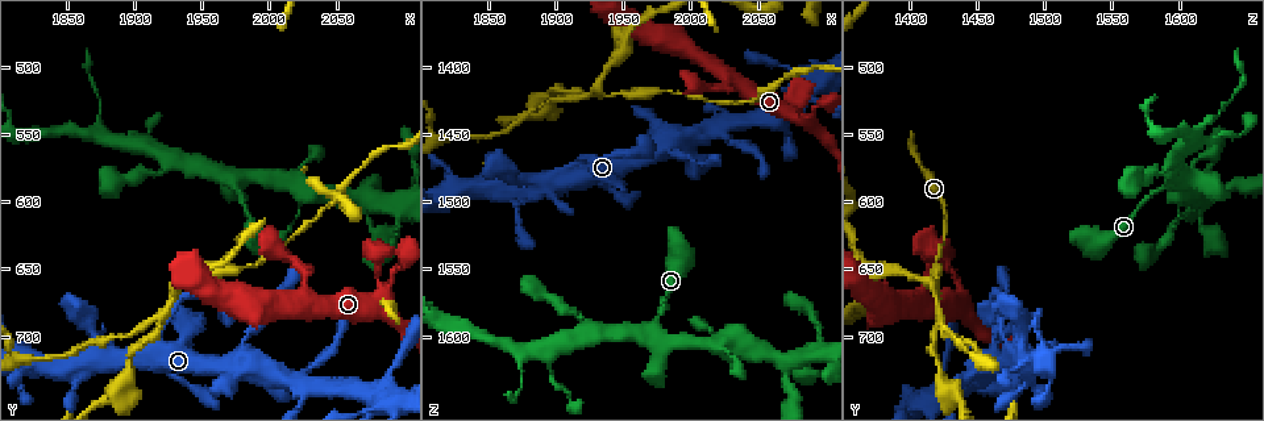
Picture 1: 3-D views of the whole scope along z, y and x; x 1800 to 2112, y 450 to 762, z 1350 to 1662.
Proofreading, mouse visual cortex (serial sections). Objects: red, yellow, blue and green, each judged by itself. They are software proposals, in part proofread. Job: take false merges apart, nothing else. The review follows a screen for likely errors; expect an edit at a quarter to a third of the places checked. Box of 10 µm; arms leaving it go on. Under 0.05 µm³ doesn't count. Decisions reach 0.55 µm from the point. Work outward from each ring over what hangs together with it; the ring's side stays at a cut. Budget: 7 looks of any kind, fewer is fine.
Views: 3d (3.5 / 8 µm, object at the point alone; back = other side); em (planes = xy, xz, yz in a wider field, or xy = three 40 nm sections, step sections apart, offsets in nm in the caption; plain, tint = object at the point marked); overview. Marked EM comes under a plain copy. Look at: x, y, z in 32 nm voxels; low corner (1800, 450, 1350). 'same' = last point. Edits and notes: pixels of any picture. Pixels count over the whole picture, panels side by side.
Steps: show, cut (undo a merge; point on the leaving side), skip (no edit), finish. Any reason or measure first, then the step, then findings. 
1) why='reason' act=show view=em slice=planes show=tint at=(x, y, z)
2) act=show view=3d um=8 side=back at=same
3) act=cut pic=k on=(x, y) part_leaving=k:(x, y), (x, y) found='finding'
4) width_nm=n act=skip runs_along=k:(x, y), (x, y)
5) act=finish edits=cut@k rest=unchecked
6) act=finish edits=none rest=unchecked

why='arms part here' act=show view=3d um=8 at=(1920, 686, 1424)

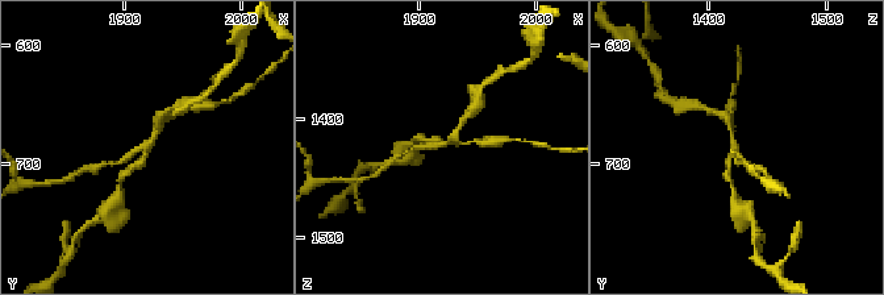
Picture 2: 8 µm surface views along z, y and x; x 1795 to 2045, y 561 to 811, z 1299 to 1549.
act=show view=3d um=3.5 at=same

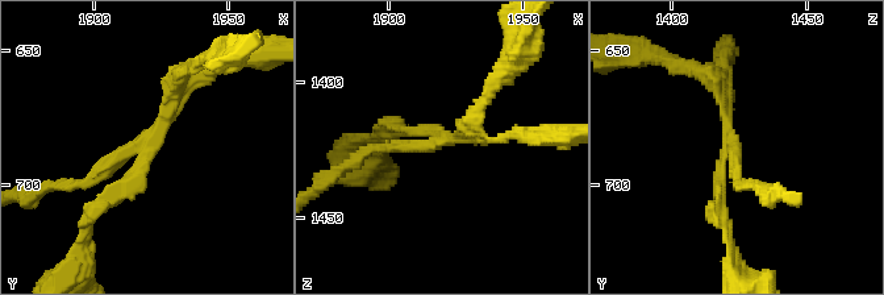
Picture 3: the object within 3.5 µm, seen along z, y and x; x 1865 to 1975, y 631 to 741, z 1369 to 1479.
arms=3 arm_widths_nm=150,150,150 act=show view=em slice=xy step=5 show=tint at=(1920, 684, 1423)

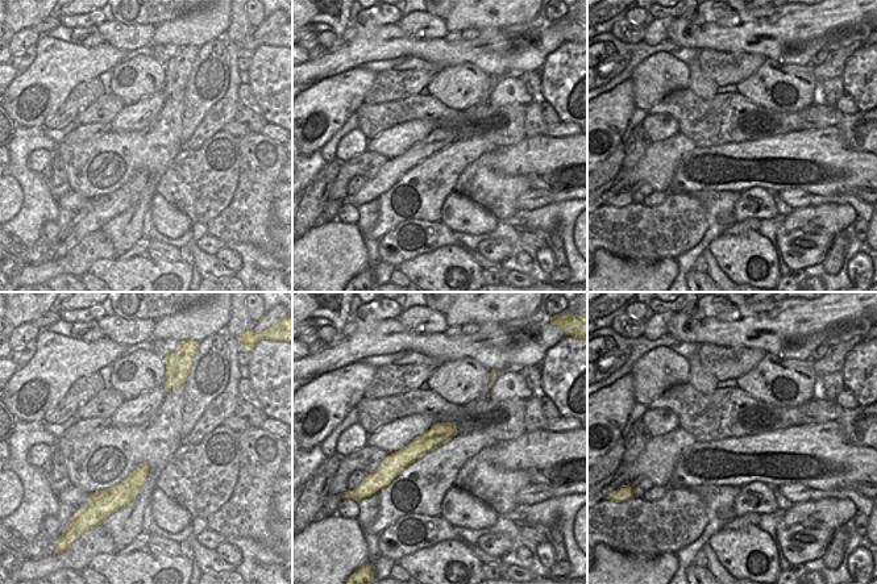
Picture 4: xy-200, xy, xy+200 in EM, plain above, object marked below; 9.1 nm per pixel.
act=cut pic=3 on=(488, 92) part_leaving=3:(480, 134), (424, 131) found='two cells meet here'

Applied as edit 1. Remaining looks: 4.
why='four arms meet' act=show view=3d um=3.5 at=(2022, 734, 1448)

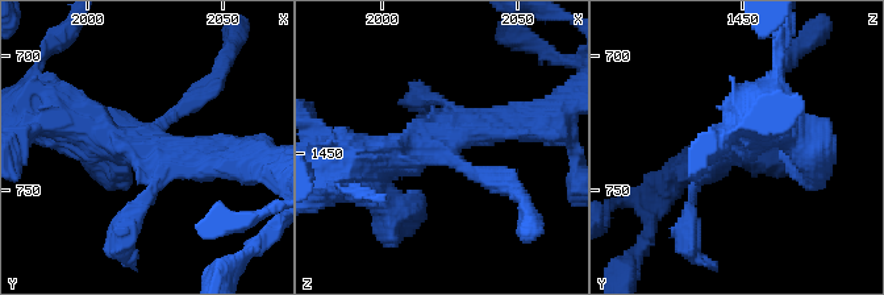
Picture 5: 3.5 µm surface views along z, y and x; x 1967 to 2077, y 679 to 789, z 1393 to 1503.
arms=4 arm_widths_nm=150,150,300,500 why='need the tissue' act=show view=em slice=xy step=5 show=tint at=(2021, 734, 1446)

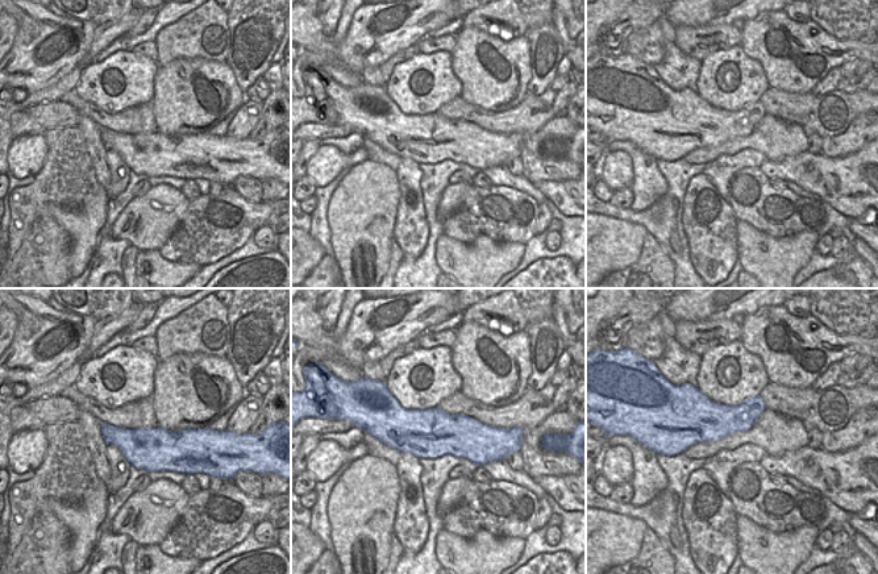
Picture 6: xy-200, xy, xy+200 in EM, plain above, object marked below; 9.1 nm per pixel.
width_nm=460 act=skip runs_along=5:(69, 120), (172, 160), (229, 160) found='all the same cell'

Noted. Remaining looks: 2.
why='looks like a crossing' act=show view=3d um=8 at=(2078, 600, 1616)

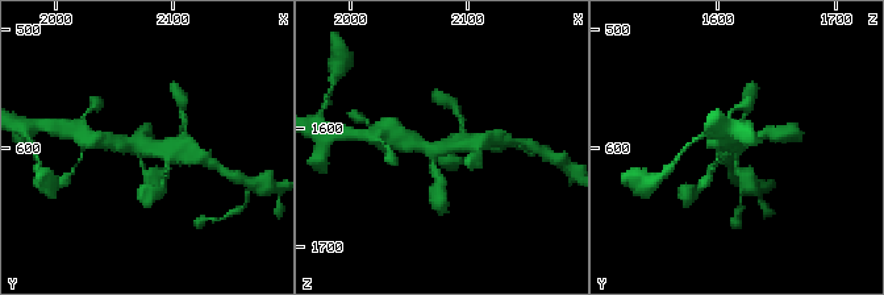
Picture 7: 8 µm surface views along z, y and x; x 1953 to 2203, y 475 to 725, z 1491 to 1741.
act=show view=em slice=xy step=5 show=tint at=same

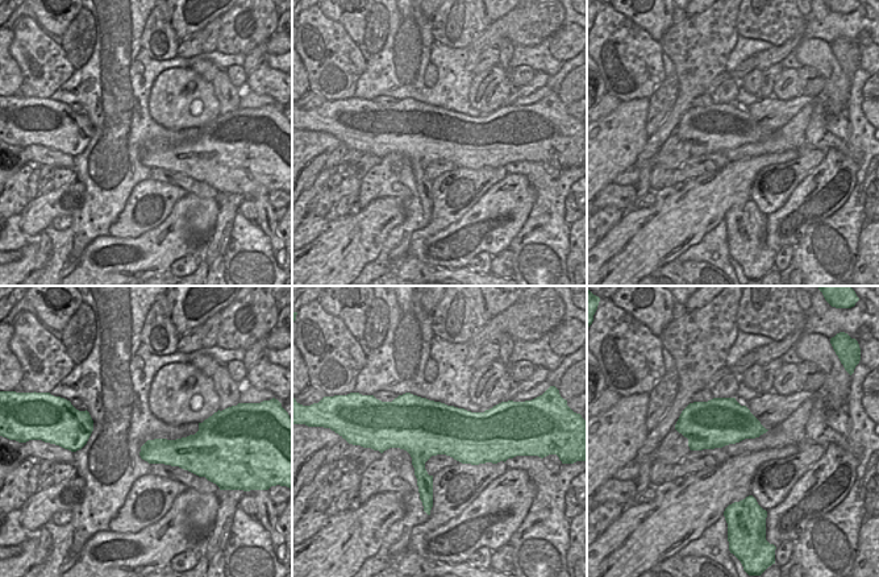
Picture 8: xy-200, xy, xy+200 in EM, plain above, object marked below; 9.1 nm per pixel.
act=skip runs_along=7:(112, 141), (159, 148), (169, 162) found='all the same cell'

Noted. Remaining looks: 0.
act=finish edits=cut@3 rest=unchecked

